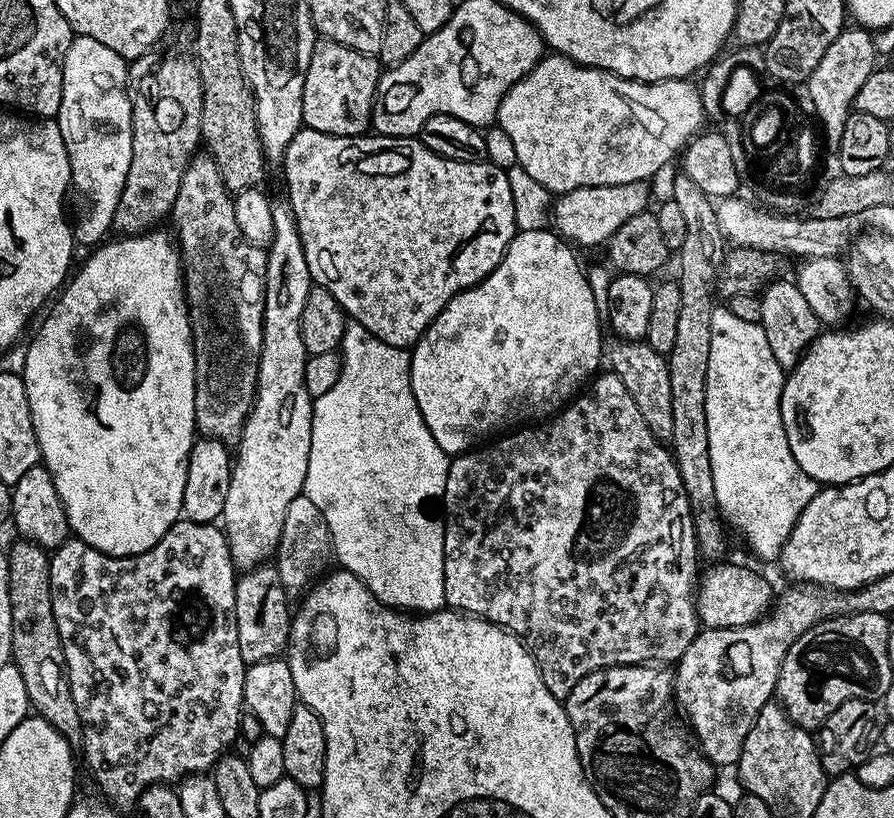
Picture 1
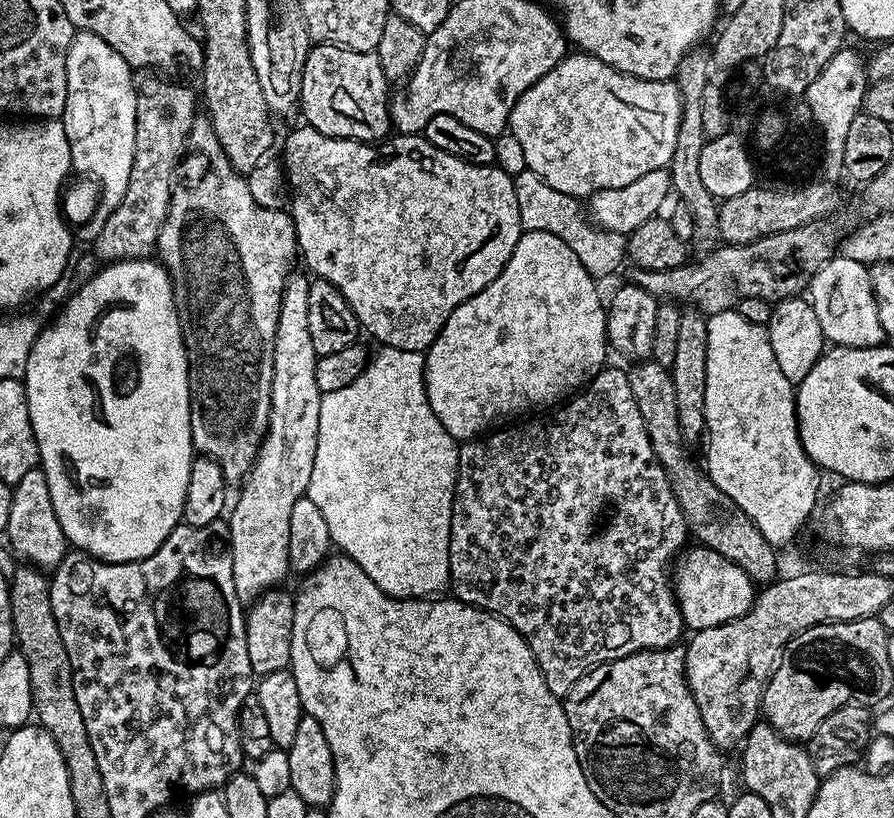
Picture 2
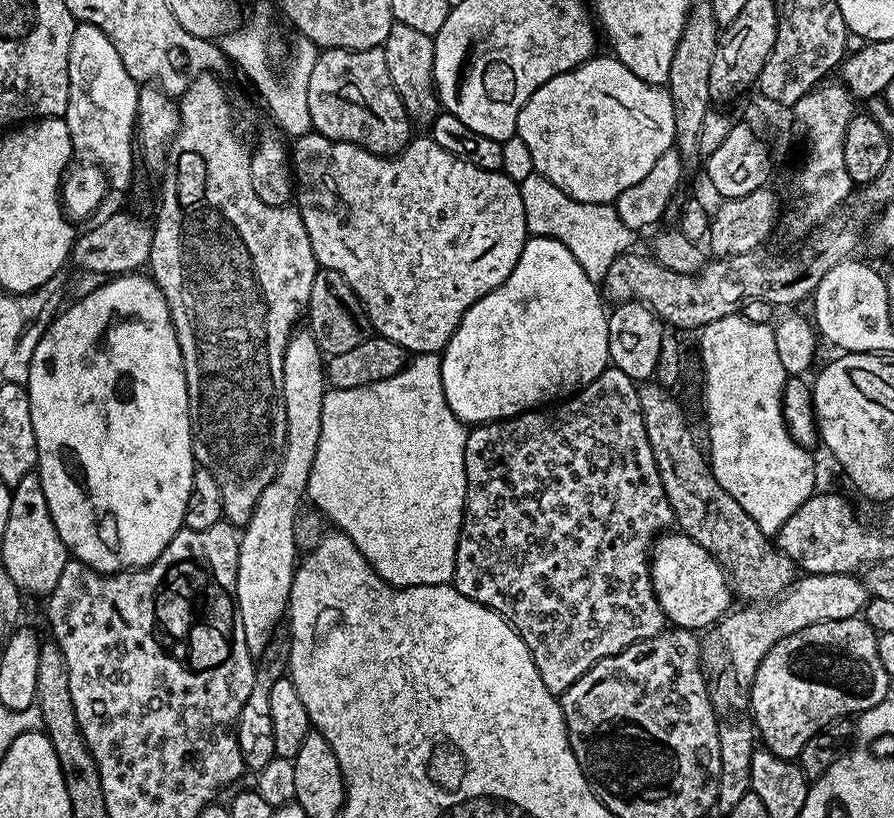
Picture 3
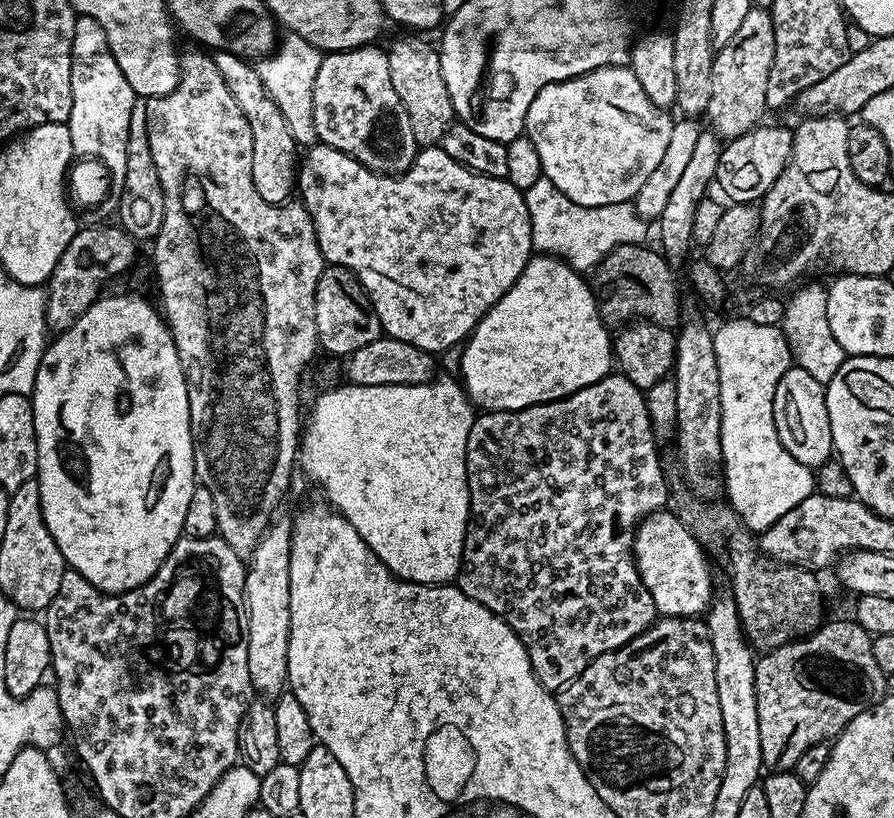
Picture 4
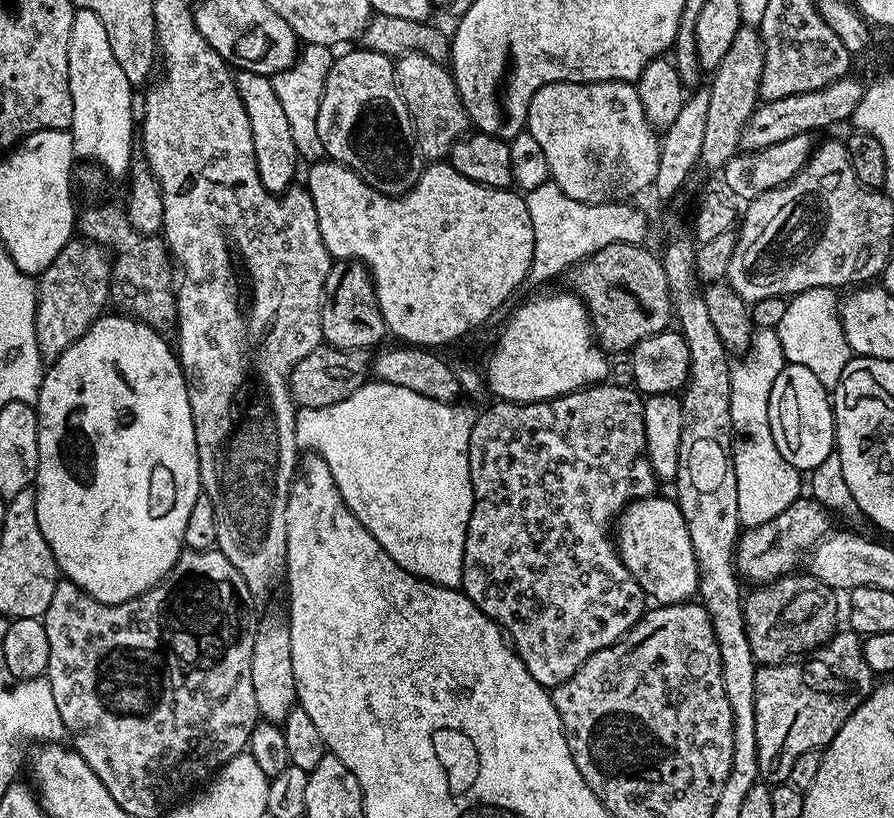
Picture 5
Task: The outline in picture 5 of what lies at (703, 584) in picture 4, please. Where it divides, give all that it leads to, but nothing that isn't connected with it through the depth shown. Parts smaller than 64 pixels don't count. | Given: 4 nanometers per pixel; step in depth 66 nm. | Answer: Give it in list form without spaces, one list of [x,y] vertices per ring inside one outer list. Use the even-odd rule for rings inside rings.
[[[653,494],[645,500],[633,500],[620,513],[614,524],[614,547],[620,553],[626,570],[630,570],[638,586],[644,591],[645,597],[656,599],[657,605],[683,604],[697,595],[700,583],[700,572],[696,568],[694,550],[690,542],[690,530],[686,530],[686,522],[682,518],[682,510],[675,499],[668,500],[661,494]]]

